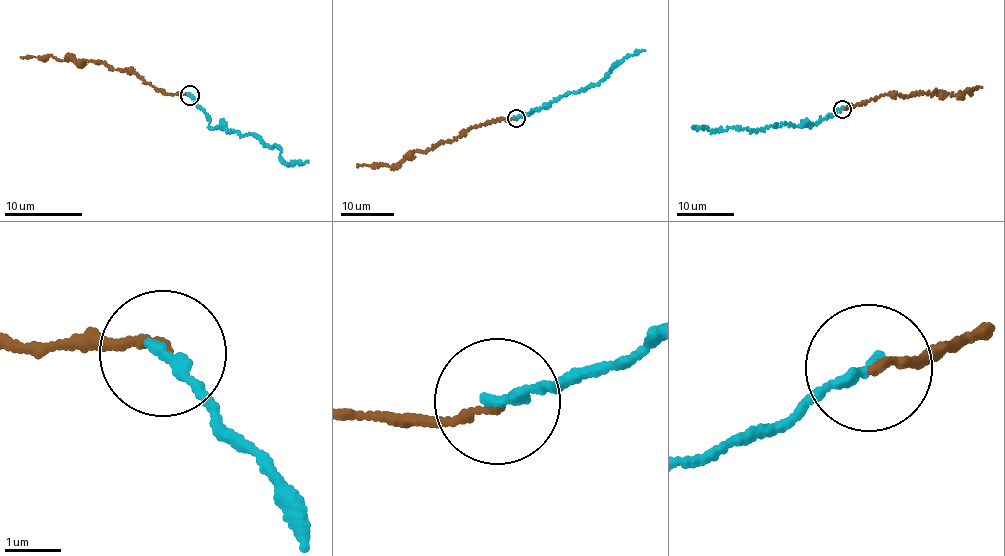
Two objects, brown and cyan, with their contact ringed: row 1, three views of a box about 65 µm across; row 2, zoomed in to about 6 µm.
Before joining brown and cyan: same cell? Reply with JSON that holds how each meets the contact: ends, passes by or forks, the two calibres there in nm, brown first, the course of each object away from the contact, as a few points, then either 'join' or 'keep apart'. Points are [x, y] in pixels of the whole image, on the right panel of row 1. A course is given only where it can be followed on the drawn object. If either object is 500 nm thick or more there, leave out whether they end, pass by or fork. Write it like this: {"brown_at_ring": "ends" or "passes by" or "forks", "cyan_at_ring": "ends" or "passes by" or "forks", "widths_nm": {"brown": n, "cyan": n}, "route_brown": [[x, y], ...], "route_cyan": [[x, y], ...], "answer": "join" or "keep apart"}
{"brown_at_ring": "ends", "cyan_at_ring": "ends", "widths_nm": {"brown": 150, "cyan": 200}, "route_brown": [[842, 109], [887, 93], [905, 96], [920, 92], [933, 93], [935, 89], [958, 96], [968, 89], [981, 87]], "route_cyan": [[842, 109], [810, 127], [786, 123], [755, 132], [736, 128], [712, 132], [693, 127]], "answer": "join"}

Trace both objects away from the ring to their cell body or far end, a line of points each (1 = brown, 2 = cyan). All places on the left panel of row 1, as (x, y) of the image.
1: (189, 96), (156, 89), (133, 71), (110, 68), (105, 62), (63, 60), (46, 55), (20, 57)
2: (189, 96), (206, 115), (210, 127), (258, 136), (269, 146), (279, 148), (288, 165), (308, 160)

